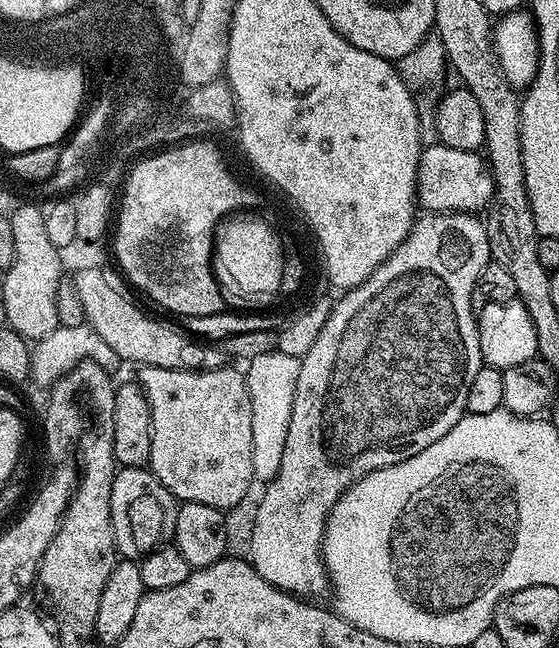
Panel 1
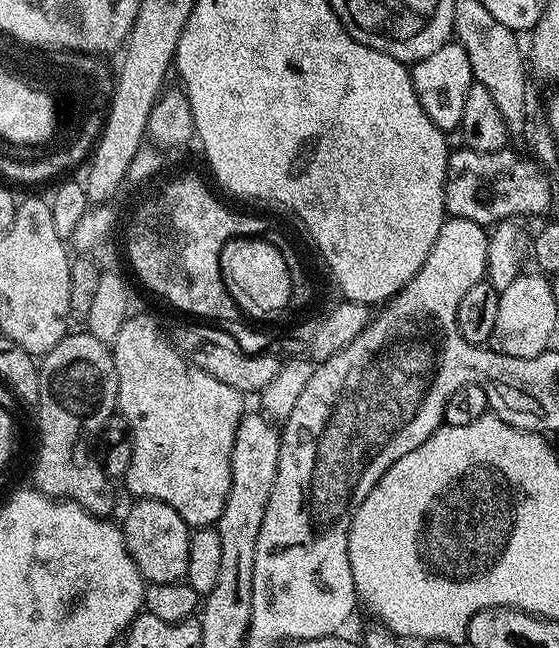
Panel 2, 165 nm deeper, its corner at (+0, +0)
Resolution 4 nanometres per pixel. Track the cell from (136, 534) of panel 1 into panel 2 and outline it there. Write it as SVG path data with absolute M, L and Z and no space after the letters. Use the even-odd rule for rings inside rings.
M137 499L136 504L122 519L122 531L126 550L130 550L130 558L138 566L148 584L179 584L188 575L188 559L190 558L190 538L192 532L188 524L174 510L174 506L166 506L166 502Z

